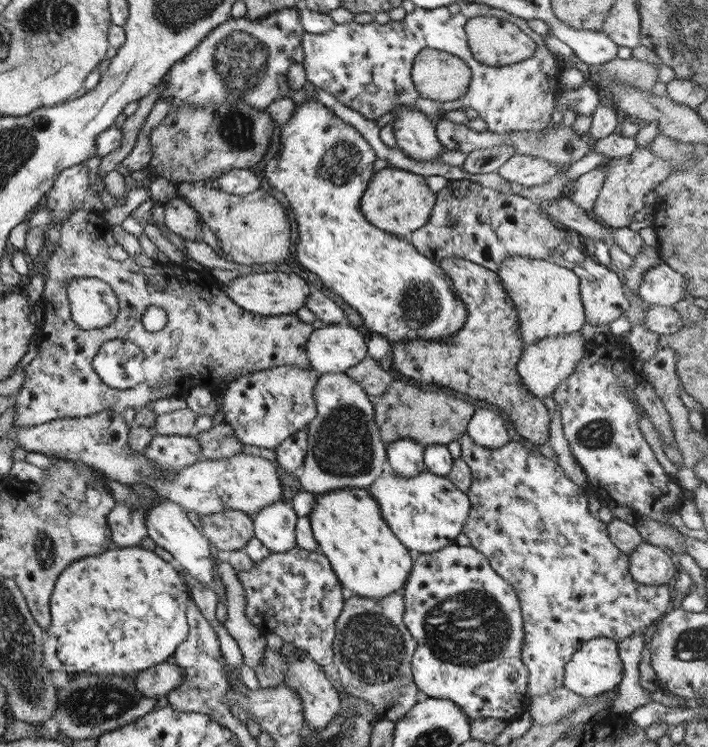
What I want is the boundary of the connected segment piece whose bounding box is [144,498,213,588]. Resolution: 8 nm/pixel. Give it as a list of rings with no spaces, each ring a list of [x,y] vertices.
[[[160,499],[157,502],[151,502],[146,508],[145,516],[146,536],[153,542],[165,549],[172,558],[179,562],[179,566],[187,572],[191,578],[195,578],[203,588],[211,582],[213,578],[213,563],[209,555],[209,542],[197,532],[197,527],[193,526],[186,518],[184,510],[169,499]]]

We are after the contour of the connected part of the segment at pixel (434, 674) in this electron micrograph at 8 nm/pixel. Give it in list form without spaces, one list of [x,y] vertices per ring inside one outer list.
[[[453,544],[435,552],[419,553],[418,556],[415,556],[415,560],[411,564],[411,570],[409,570],[407,580],[405,580],[405,584],[401,590],[404,600],[402,621],[416,642],[416,648],[410,660],[411,674],[421,697],[441,697],[451,700],[462,710],[470,721],[483,718],[497,718],[507,723],[507,719],[511,718],[511,716],[527,710],[527,671],[525,670],[525,664],[523,664],[519,656],[521,653],[521,644],[523,644],[520,604],[513,592],[512,586],[497,575],[481,552],[477,552],[471,546],[457,546]]]

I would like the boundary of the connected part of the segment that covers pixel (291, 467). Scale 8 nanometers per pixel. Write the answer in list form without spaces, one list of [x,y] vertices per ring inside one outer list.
[[[305,428],[291,434],[278,444],[275,450],[276,468],[296,474],[303,464],[306,455],[307,431]]]

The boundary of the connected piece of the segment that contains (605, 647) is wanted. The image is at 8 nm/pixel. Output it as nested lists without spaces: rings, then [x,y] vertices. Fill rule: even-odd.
[[[609,638],[587,640],[571,655],[563,667],[562,686],[579,696],[592,697],[617,688],[623,677],[623,664],[617,652],[617,641]]]

